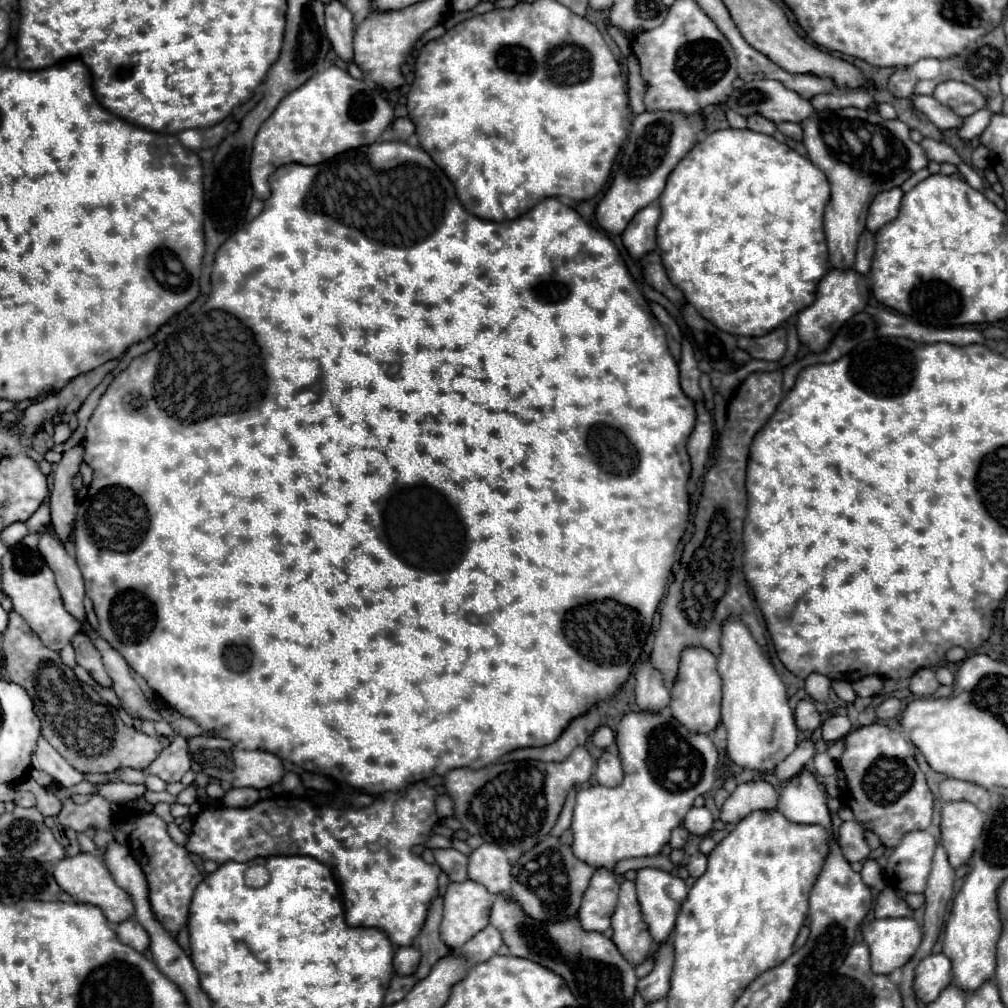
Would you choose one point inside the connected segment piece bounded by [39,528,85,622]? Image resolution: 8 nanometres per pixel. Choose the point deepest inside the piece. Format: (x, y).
(69, 580)

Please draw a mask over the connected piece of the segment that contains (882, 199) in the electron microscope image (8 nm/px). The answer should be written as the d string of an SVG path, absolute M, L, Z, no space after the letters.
M891 188L881 194L877 194L869 206L869 216L867 216L867 230L877 232L881 226L891 222L899 214L899 204L901 204L903 192L901 188Z

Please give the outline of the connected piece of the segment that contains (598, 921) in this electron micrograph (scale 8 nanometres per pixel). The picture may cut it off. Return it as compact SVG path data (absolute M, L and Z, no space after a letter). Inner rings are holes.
M597 868L581 900L579 922L589 932L605 932L611 926L619 884L611 870Z

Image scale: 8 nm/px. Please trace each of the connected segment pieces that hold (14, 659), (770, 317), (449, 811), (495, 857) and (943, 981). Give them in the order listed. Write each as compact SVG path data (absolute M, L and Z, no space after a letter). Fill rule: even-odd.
M11 610L9 626L3 632L5 666L1 678L21 684L35 706L41 720L41 736L79 772L113 772L119 768L145 770L163 750L155 736L127 728L117 716L115 708L105 702L91 686L81 684L71 668L67 668L59 652L43 646L39 636L25 624L25 620ZM97 698L97 700L93 700Z
M727 128L717 130L713 134L707 134L701 142L693 146L693 150L673 168L673 172L667 178L667 186L659 198L661 206L661 218L657 224L657 248L661 250L663 266L667 270L669 280L683 292L689 304L695 306L695 310L709 322L713 322L719 330L735 334L735 336L765 336L767 332L779 328L789 318L797 316L801 308L807 308L815 300L817 284L829 270L829 254L825 244L825 232L823 232L823 210L829 200L829 180L827 176L805 156L791 150L787 144L777 142L773 136L753 132L747 129Z
M447 794L437 798L437 814L441 818L453 818L455 816L455 804L453 804L453 800Z
M481 844L469 856L469 878L483 884L491 894L511 890L511 864L503 848L495 844Z
M929 954L915 966L913 992L921 1002L933 1002L951 984L951 960L945 954Z

